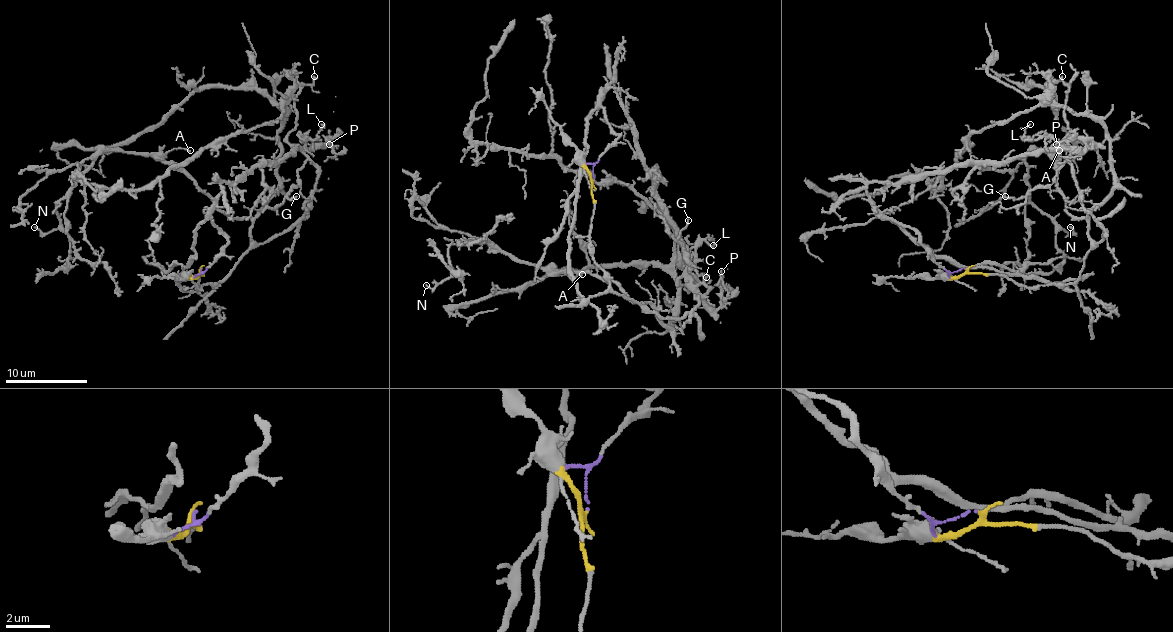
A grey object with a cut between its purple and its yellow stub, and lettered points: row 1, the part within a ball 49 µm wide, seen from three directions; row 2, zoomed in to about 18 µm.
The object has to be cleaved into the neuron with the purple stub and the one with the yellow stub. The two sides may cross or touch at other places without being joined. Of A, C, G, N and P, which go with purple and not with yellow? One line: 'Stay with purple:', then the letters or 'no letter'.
Stay with purple: C, G, P

